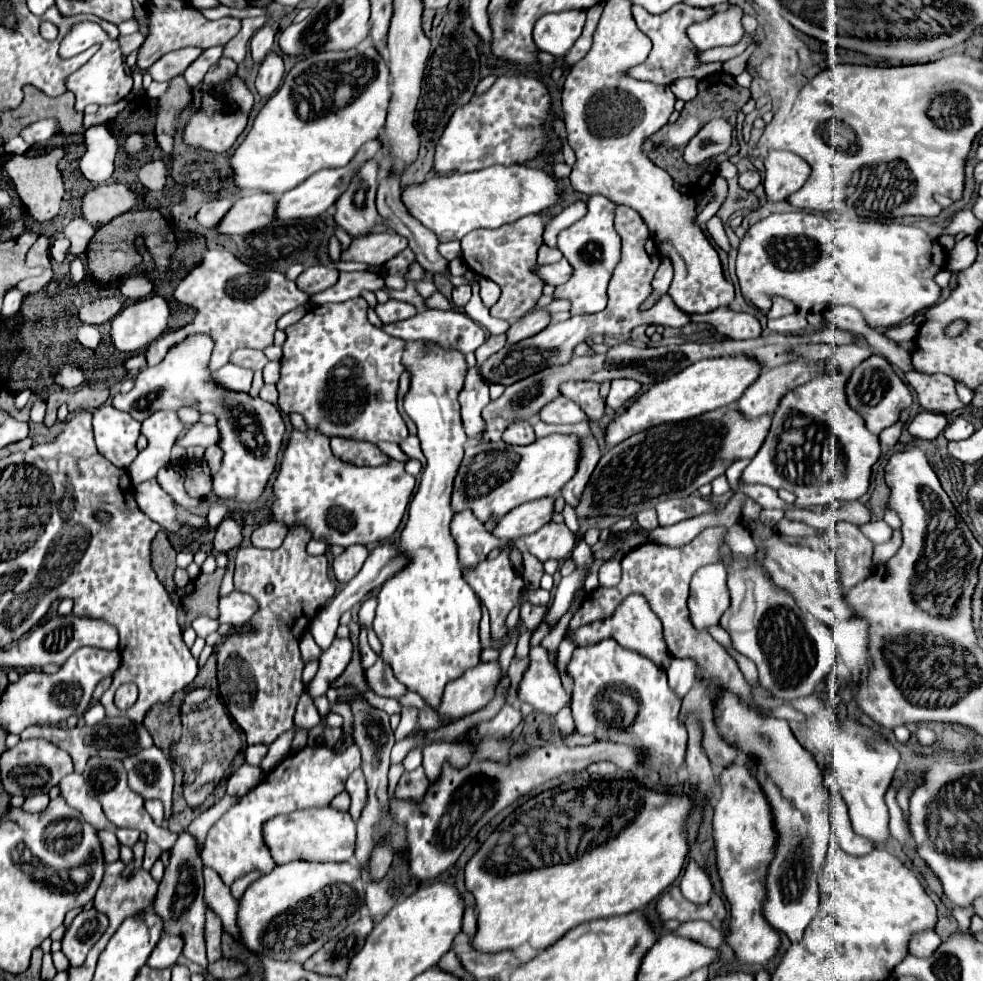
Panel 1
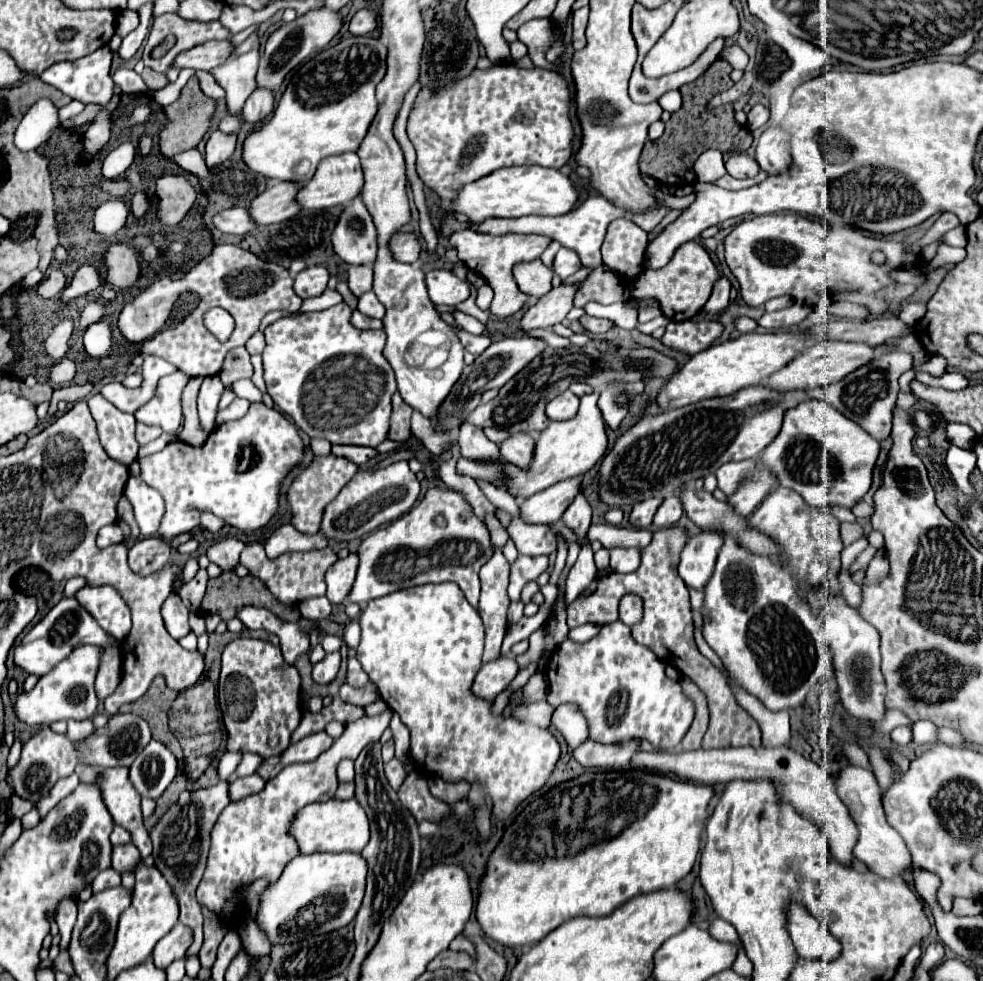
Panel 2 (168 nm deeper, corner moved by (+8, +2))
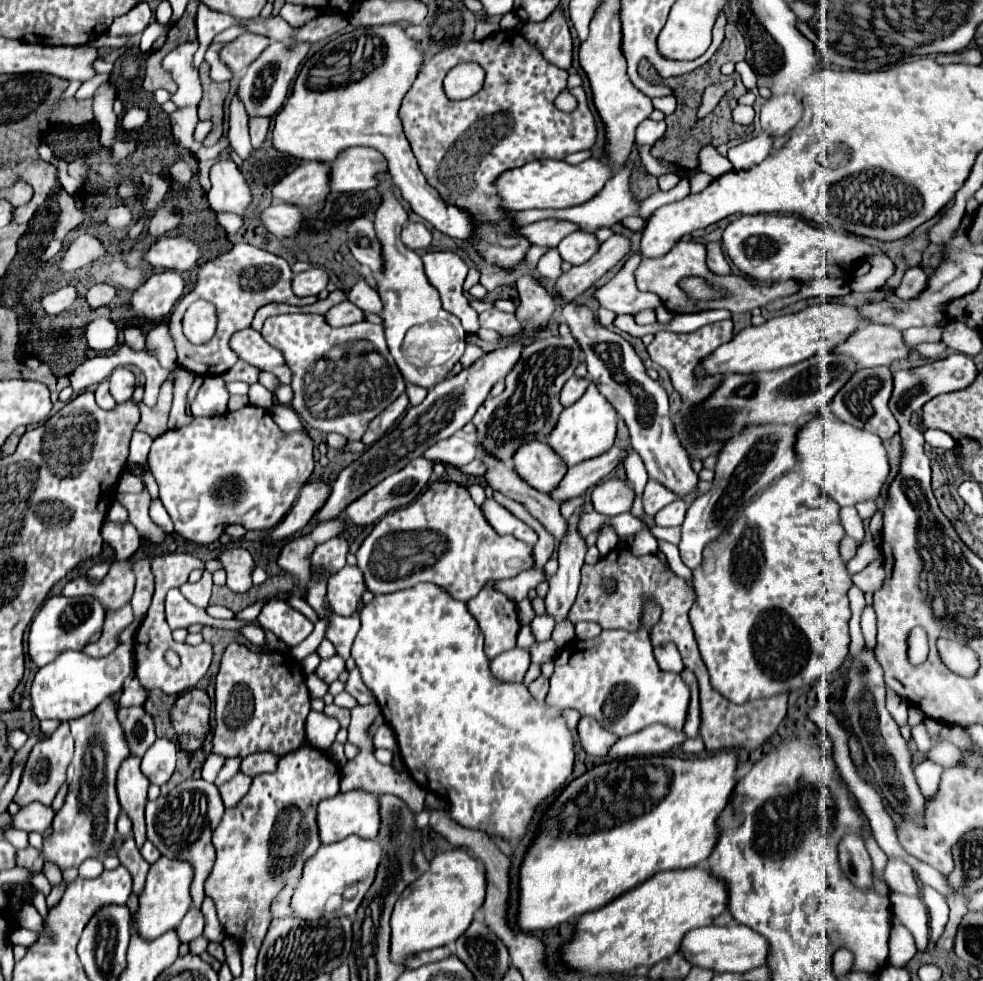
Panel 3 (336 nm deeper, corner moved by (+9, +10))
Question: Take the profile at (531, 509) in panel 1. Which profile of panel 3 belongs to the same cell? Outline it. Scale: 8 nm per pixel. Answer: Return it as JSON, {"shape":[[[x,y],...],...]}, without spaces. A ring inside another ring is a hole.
{"shape":[[[613,446],[611,450],[607,450],[605,454],[593,458],[593,460],[585,460],[573,468],[569,468],[569,474],[565,474],[565,478],[561,480],[561,486],[557,486],[557,490],[551,494],[555,500],[563,502],[565,498],[575,498],[579,494],[585,494],[585,490],[593,488],[597,482],[601,482],[619,462],[625,460],[625,450],[621,446]]]}

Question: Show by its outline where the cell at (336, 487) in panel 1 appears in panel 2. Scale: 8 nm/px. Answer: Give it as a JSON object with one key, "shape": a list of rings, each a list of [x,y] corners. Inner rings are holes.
{"shape":[[[404,460],[394,462],[386,468],[374,470],[374,472],[370,468],[360,470],[340,490],[340,494],[324,508],[320,534],[324,534],[330,540],[338,540],[338,542],[362,538],[370,534],[372,530],[376,530],[378,526],[394,522],[396,518],[406,514],[406,510],[410,510],[412,504],[416,502],[418,494],[420,494],[420,482],[414,476],[414,472],[410,472],[408,462]]]}

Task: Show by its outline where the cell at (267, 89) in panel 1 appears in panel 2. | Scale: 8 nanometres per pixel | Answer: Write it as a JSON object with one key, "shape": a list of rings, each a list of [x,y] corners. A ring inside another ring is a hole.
{"shape":[[[256,86],[256,90],[250,94],[250,98],[244,104],[244,118],[250,124],[256,124],[264,120],[274,110],[274,96],[270,90],[262,90],[262,86]]]}

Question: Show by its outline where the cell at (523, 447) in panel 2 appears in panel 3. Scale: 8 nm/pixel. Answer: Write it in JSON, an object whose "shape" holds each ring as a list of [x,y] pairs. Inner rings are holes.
{"shape":[[[529,442],[529,446],[521,446],[513,462],[519,478],[543,494],[551,494],[567,472],[567,464],[545,442]]]}

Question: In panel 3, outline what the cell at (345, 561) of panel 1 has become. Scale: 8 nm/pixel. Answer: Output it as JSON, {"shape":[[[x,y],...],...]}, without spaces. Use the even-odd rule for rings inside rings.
{"shape":[[[345,566],[333,578],[329,578],[327,602],[339,616],[351,616],[359,608],[359,600],[367,590],[359,568]]]}

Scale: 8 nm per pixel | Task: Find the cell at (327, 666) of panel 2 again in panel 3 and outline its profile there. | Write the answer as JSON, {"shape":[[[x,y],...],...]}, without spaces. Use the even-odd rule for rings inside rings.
{"shape":[[[333,656],[333,658],[329,658],[329,660],[321,660],[321,664],[317,666],[315,674],[317,674],[323,682],[331,684],[331,682],[335,682],[335,680],[339,678],[339,674],[341,674],[343,670],[345,670],[345,662],[343,662],[343,658]]]}

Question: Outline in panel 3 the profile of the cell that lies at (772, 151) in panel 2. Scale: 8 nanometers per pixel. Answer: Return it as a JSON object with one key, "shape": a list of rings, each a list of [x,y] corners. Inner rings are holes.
{"shape":[[[795,94],[771,96],[761,108],[761,126],[773,136],[787,134],[803,116],[805,104]]]}

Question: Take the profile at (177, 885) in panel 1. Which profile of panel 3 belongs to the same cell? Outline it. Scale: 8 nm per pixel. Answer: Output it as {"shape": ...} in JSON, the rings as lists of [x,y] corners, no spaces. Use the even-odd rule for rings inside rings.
{"shape":[[[185,780],[167,796],[159,796],[155,802],[147,802],[147,840],[151,840],[167,858],[181,858],[185,862],[193,862],[195,878],[191,886],[191,898],[193,906],[197,908],[201,908],[205,896],[203,886],[215,864],[215,846],[211,842],[211,836],[219,826],[223,812],[225,808],[217,786],[205,780]]]}

